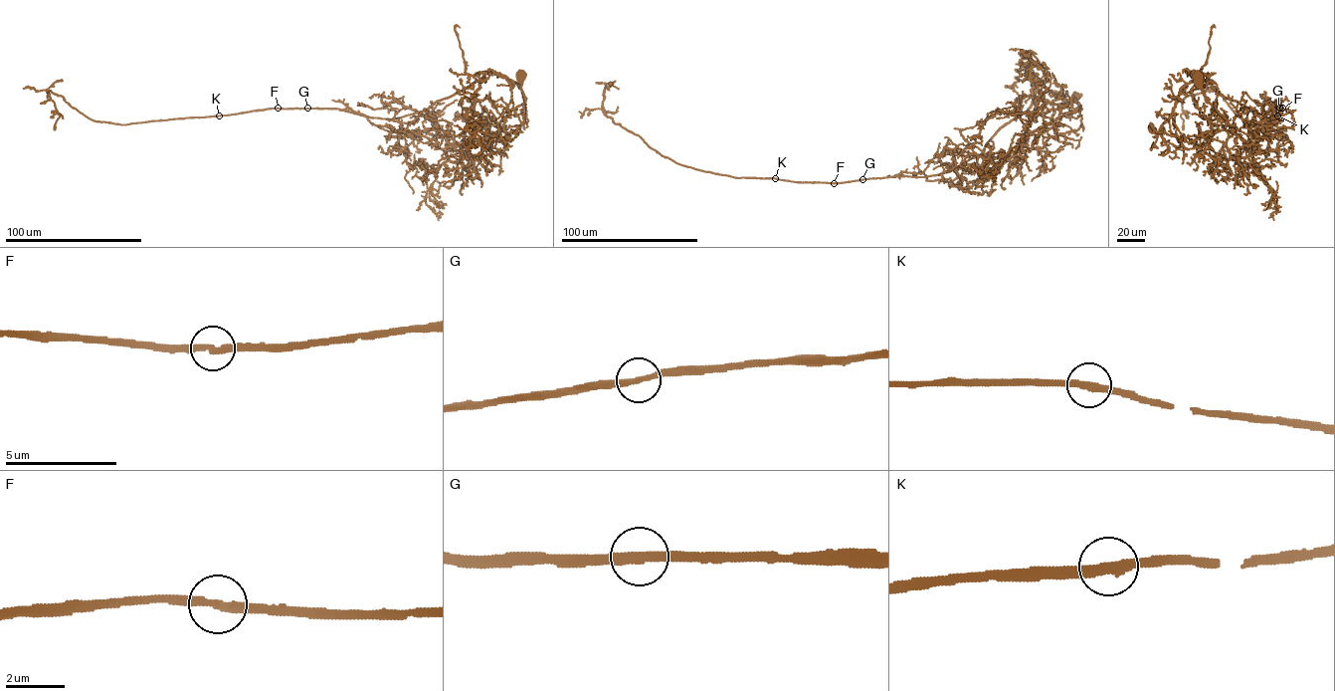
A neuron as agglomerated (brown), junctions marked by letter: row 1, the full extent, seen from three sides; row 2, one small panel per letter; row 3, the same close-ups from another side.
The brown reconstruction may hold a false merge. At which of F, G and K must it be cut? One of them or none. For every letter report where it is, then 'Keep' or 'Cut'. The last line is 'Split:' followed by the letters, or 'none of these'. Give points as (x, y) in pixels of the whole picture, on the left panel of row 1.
F: Place: (278, 108). Keep
G: Place: (307, 108). Keep
K: Place: (219, 115). Keep
Split: none of these

